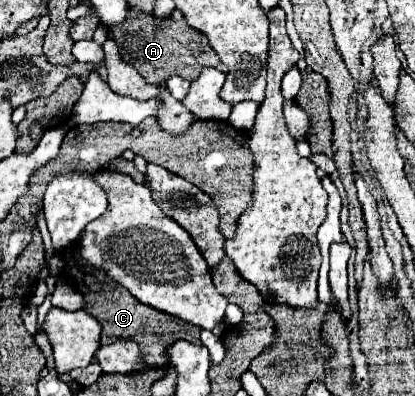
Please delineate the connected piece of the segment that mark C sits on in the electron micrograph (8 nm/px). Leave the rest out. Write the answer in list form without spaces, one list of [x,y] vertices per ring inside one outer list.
[[[73,243],[71,247],[63,249],[61,253],[61,259],[65,261],[65,267],[63,267],[63,275],[69,279],[69,283],[79,291],[83,293],[87,305],[85,309],[95,315],[95,319],[101,323],[103,331],[101,331],[101,345],[109,345],[117,339],[133,339],[135,343],[139,343],[141,347],[141,355],[143,355],[143,361],[149,365],[149,367],[163,367],[167,361],[169,361],[169,355],[167,355],[167,347],[175,341],[189,341],[189,343],[195,343],[195,345],[201,345],[201,327],[195,327],[195,325],[189,325],[189,323],[183,323],[183,319],[175,319],[163,311],[155,311],[153,307],[147,307],[145,303],[139,303],[125,287],[121,287],[117,281],[109,279],[103,271],[91,267],[89,263],[83,261],[83,257],[79,255],[79,247],[77,243]]]

